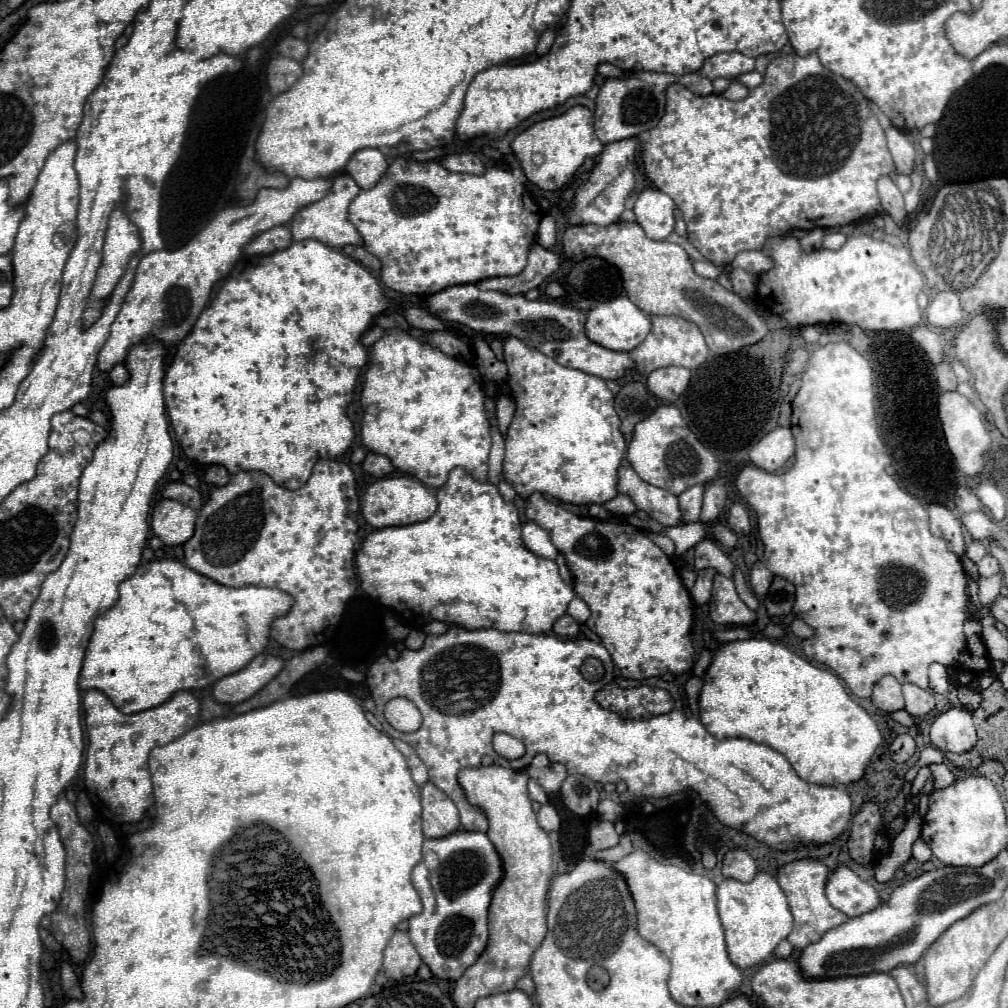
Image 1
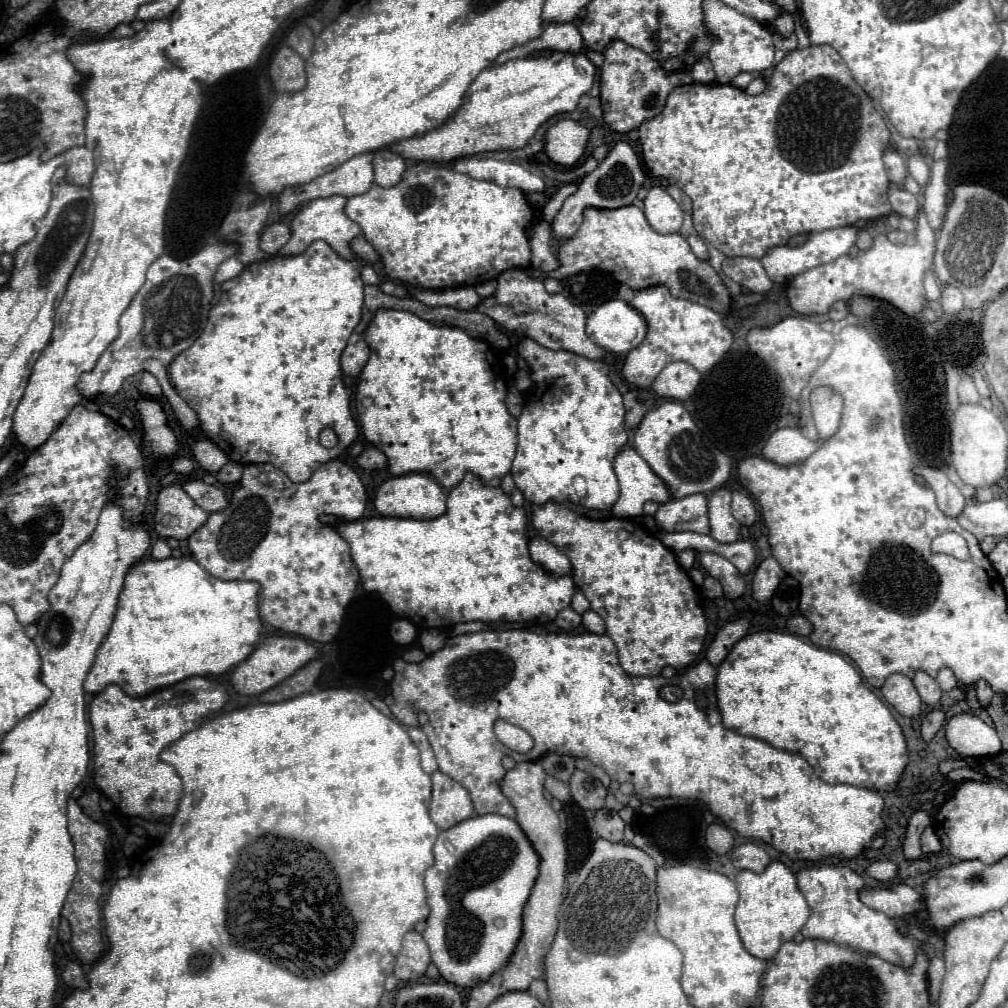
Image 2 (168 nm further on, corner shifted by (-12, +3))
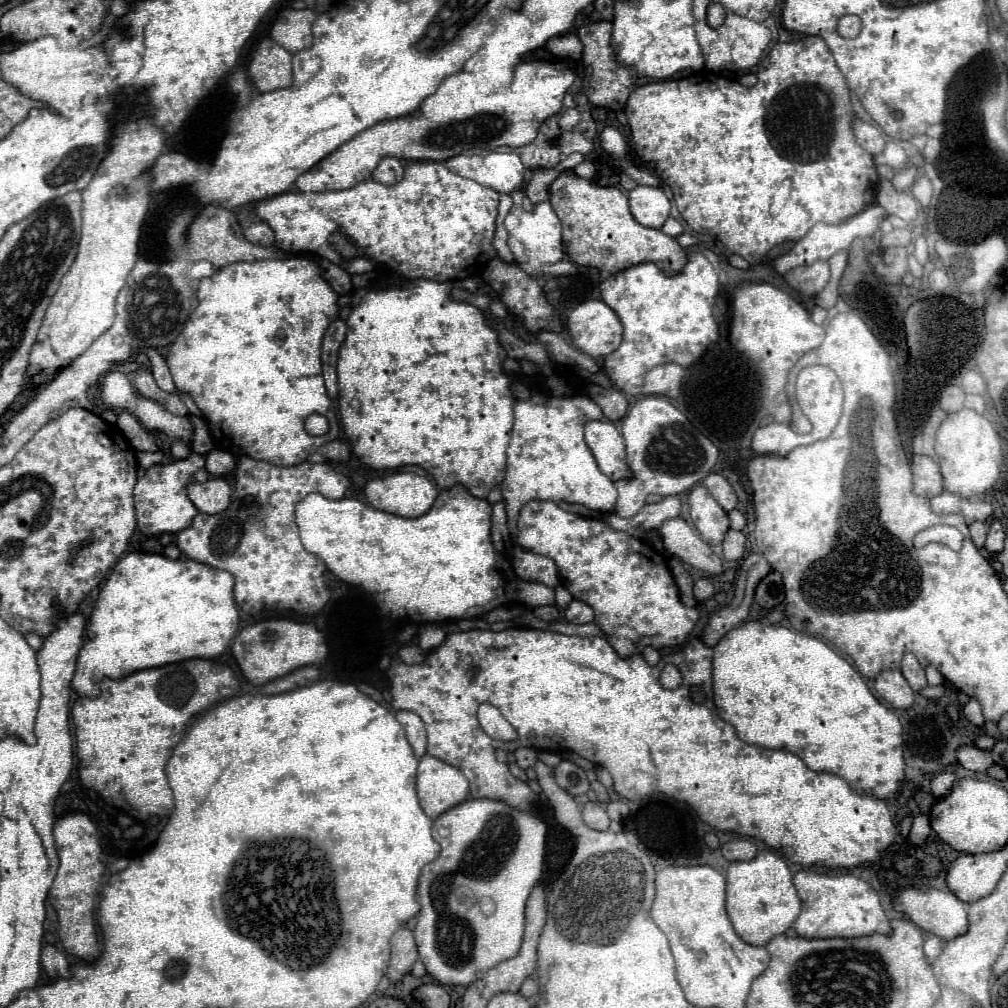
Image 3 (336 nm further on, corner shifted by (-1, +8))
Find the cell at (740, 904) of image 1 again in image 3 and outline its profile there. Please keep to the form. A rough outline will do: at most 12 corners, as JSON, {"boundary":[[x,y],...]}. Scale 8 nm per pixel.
{"boundary":[[769,849],[727,869],[737,935],[767,945],[801,913],[787,863]]}

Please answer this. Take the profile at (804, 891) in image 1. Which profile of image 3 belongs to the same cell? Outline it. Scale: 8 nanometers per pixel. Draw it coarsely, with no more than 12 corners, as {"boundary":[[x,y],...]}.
{"boundary":[[799,871],[805,939],[891,933],[855,875]]}

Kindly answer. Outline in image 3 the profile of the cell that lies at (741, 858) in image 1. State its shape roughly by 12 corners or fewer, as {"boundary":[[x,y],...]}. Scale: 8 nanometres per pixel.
{"boundary":[[749,839],[725,843],[721,851],[727,861],[747,861],[757,847]]}

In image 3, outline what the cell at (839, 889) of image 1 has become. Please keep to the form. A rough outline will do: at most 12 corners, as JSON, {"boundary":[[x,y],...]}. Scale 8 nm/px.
{"boundary":[[905,887],[895,897],[943,941],[967,933],[967,905],[951,891]]}

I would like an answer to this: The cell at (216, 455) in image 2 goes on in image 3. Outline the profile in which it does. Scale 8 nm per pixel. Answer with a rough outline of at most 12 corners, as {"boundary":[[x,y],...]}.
{"boundary":[[205,457],[153,465],[137,481],[137,527],[179,533],[199,513],[187,485]]}

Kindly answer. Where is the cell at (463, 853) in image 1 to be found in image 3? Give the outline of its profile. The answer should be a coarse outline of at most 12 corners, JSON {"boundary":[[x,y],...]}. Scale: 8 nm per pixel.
{"boundary":[[467,799],[433,823],[415,941],[441,985],[521,949],[547,827]]}

